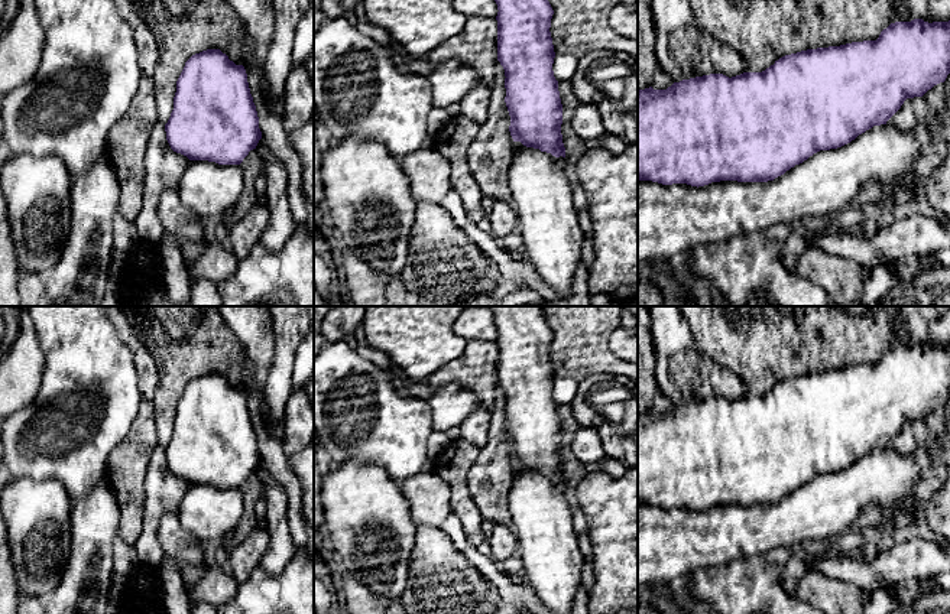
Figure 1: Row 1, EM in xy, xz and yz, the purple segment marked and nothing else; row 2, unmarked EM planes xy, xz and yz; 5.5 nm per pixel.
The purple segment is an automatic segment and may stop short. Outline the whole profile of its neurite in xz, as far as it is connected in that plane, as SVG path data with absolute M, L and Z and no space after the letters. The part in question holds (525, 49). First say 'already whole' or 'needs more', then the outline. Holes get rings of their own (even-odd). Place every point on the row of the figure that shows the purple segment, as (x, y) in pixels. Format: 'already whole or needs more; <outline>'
already whole; M495 0L497 4L497 61L505 69L505 103L510 116L509 131L513 142L539 149L555 157L565 157L562 143L562 104L558 81L554 77L555 58L548 0Z

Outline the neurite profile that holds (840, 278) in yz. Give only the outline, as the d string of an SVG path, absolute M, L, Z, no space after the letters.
M807 244L795 273L821 287L836 305L860 299L863 290L863 266Z

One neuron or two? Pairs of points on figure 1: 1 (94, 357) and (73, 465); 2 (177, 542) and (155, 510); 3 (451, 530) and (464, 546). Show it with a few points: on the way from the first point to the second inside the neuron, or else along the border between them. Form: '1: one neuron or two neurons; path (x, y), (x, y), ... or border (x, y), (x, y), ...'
1: one neuron; path (106, 385), (112, 400), (104, 431), (97, 442)
2: two neurons; border (175, 512), (159, 525), (162, 554)
3: one neuron; path (456, 535), (460, 542)

